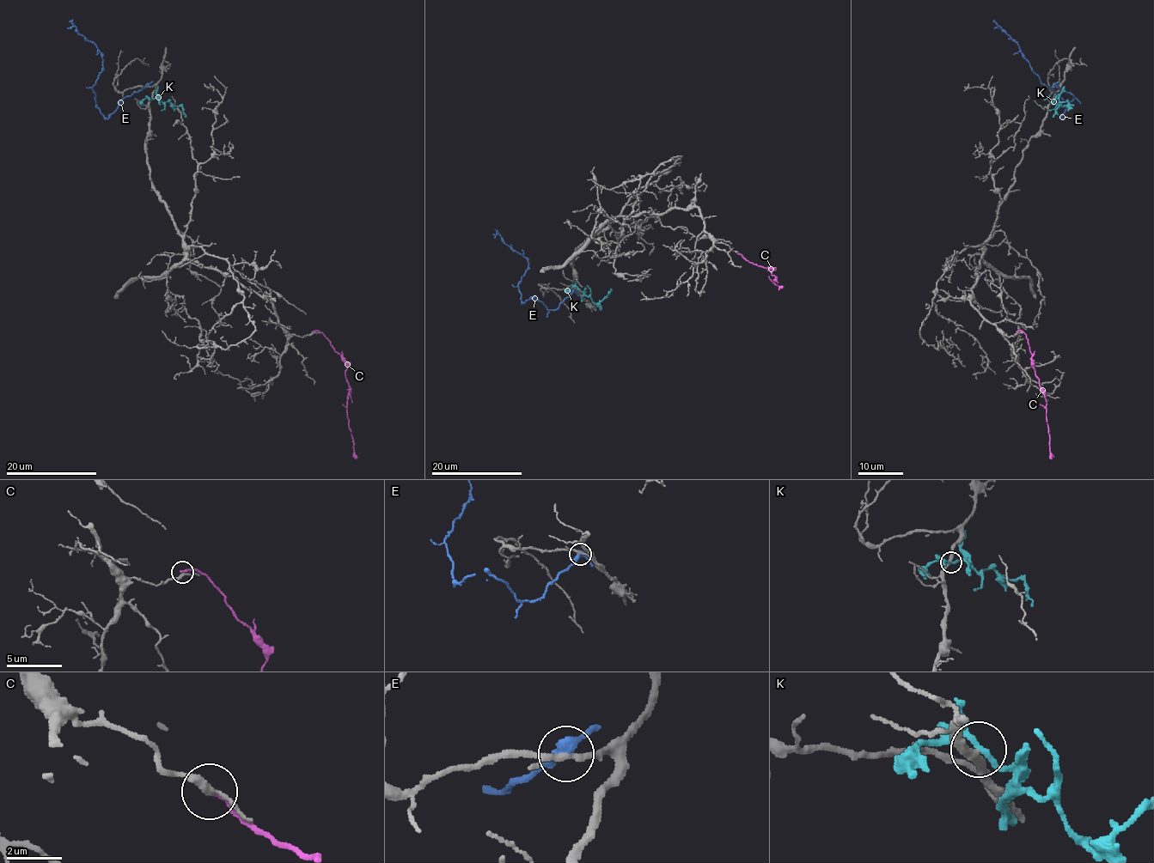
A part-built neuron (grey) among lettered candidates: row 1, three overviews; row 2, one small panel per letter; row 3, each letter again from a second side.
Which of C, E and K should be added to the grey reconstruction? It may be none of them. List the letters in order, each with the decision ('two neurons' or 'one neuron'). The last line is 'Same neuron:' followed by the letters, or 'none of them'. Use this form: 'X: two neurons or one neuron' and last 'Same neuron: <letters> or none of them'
C: two neurons
E: two neurons
K: two neurons
Same neuron: none of them

